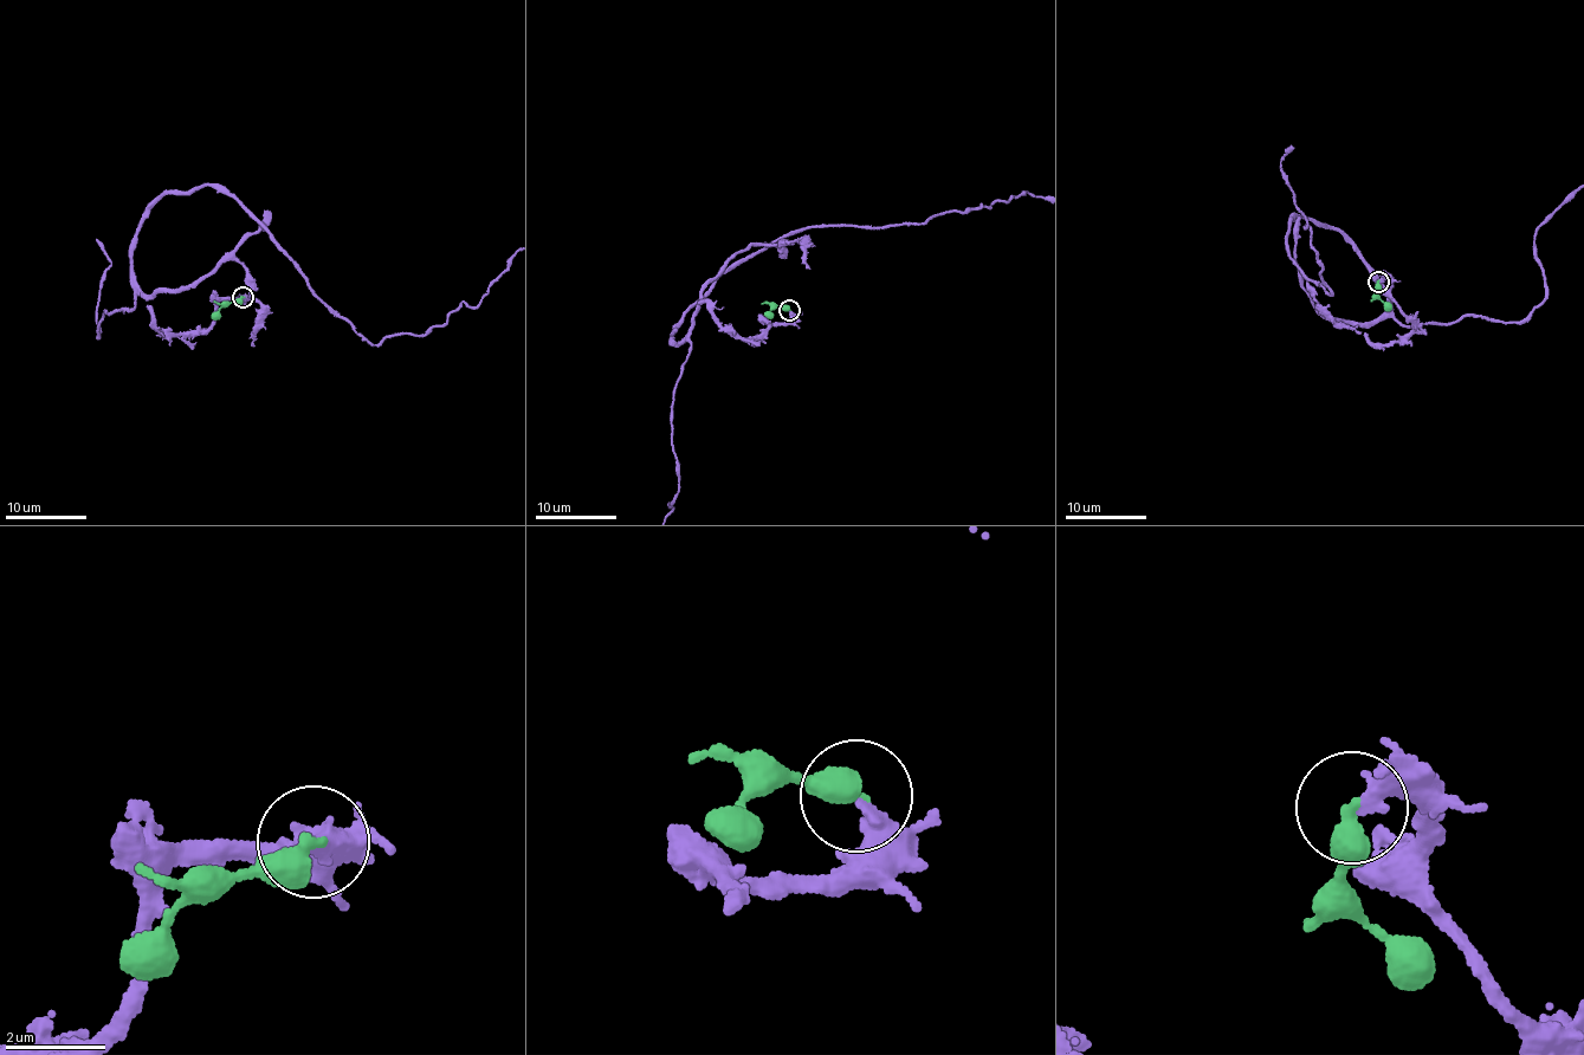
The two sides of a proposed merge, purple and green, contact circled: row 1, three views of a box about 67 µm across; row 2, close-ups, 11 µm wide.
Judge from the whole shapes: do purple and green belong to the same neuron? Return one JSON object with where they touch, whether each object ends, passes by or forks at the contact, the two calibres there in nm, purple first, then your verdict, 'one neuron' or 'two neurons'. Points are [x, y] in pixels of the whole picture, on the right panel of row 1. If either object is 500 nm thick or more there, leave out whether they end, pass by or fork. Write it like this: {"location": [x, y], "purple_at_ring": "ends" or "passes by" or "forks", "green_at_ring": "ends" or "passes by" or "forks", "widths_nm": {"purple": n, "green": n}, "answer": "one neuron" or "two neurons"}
{"location": [1378, 282], "purple_at_ring": "ends", "green_at_ring": "ends", "widths_nm": {"purple": 360, "green": 460}, "answer": "two neurons"}

